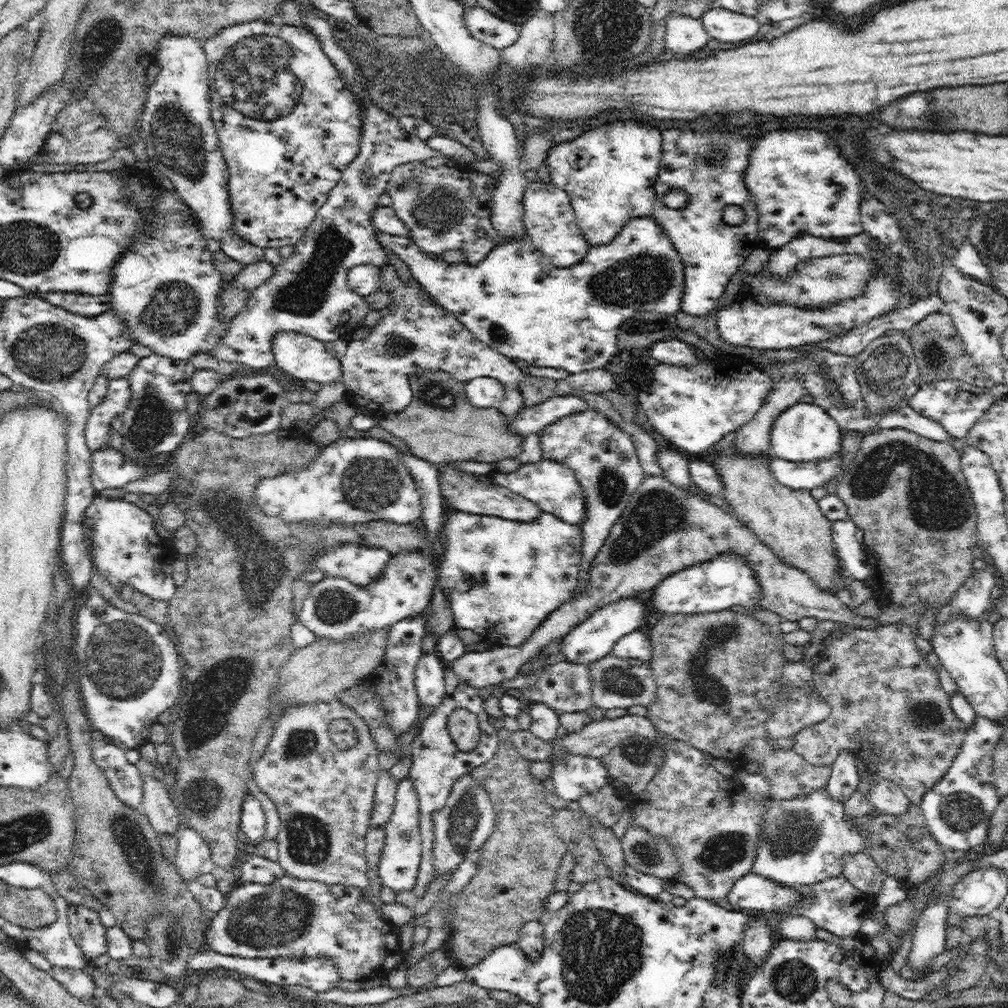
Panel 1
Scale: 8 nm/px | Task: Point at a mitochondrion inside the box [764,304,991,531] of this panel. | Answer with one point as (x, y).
(887, 368)

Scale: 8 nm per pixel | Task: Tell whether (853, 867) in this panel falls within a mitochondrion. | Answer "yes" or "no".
no

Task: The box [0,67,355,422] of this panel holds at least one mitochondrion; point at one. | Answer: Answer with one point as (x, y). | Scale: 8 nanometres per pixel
(47, 353)

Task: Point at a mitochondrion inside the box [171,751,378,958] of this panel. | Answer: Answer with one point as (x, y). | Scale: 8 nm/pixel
(270, 920)

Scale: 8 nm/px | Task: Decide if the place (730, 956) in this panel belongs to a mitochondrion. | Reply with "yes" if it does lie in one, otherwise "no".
no

